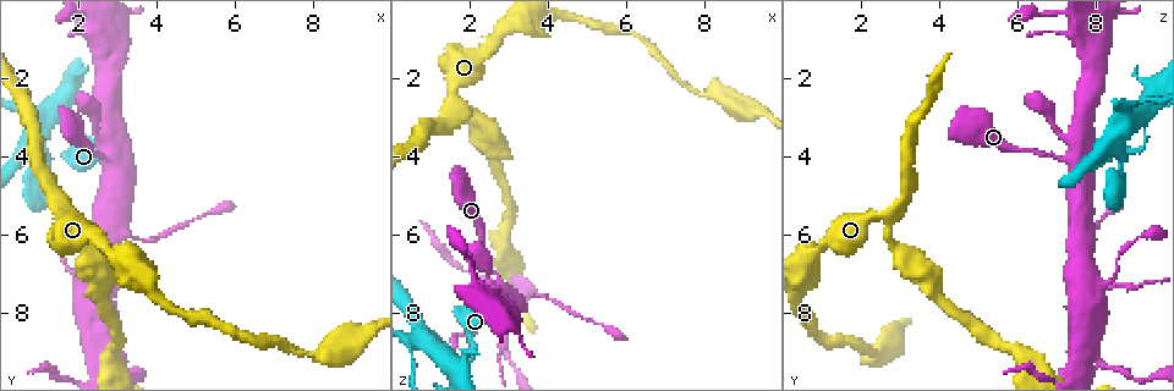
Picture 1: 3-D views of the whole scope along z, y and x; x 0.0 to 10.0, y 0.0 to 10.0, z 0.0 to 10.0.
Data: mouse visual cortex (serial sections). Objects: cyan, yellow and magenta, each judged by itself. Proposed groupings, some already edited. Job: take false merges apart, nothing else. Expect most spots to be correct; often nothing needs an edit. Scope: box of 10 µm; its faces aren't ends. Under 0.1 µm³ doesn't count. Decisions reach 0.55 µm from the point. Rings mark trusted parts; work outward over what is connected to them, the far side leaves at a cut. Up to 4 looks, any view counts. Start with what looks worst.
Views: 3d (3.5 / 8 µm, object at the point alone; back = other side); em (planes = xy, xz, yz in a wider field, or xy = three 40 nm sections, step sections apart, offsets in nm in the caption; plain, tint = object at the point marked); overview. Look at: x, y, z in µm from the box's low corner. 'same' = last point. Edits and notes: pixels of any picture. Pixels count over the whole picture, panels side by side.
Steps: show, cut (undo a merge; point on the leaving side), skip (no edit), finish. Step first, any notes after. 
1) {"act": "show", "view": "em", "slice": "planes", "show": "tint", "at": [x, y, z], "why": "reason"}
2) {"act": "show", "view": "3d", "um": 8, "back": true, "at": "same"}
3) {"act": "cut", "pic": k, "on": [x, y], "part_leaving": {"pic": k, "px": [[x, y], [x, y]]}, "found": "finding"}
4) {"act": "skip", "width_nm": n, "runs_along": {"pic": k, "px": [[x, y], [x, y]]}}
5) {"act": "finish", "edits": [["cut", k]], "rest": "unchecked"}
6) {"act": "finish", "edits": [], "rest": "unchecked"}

{"act": "show", "view": "3d", "um": 3.5, "at": [1.75, 5.55, 2.75], "why": "three-way junction"}

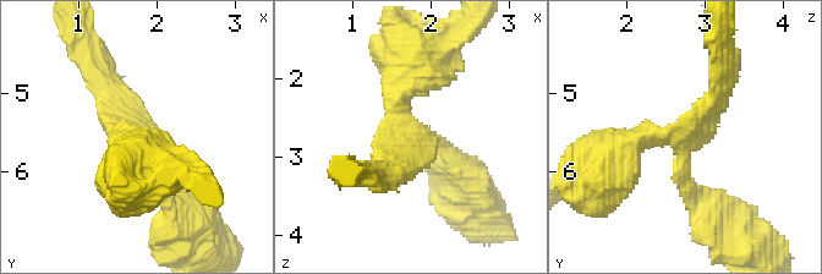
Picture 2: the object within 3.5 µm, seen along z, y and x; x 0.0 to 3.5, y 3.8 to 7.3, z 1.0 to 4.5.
{"act": "show", "view": "em", "slice": "planes", "show": "tint", "at": [1.70, 5.60, 2.75]}

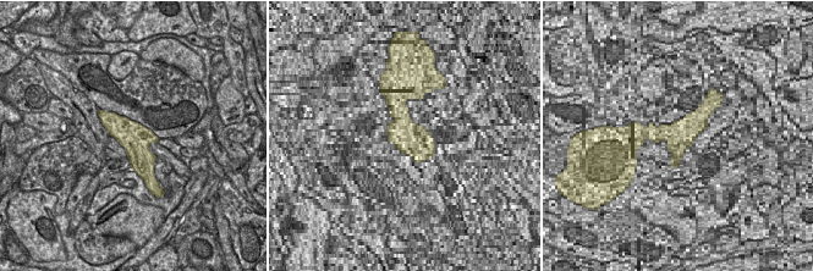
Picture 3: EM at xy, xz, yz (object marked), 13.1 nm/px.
{"act": "skip", "found": "continuous, no second cell"}

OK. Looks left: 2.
{"act": "show", "view": "3d", "um": 3.5, "at": [0.95, 3.15, 8.80], "why": "sharp bend"}

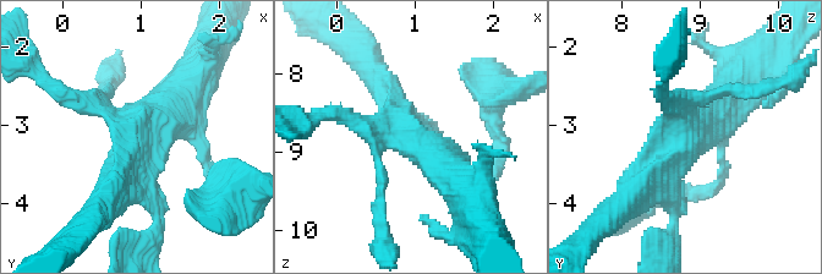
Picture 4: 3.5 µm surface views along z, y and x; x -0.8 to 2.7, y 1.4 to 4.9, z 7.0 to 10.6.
{"act": "show", "view": "em", "slice": "planes", "show": "tint", "at": [1.00, 3.15, 8.85]}

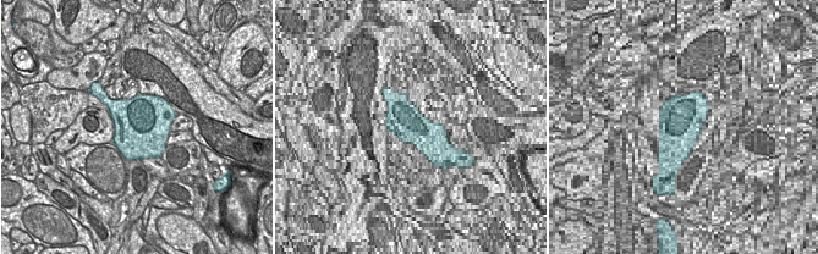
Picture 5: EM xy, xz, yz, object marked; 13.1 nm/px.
{"act": "skip", "width_nm": 750, "runs_along": {"pic": 4, "px": [[473, 173], [406, 132], [383, 85]]}, "found": "continuous, no second cell"}

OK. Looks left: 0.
{"act": "finish", "edits": [], "rest": "unchecked"}

